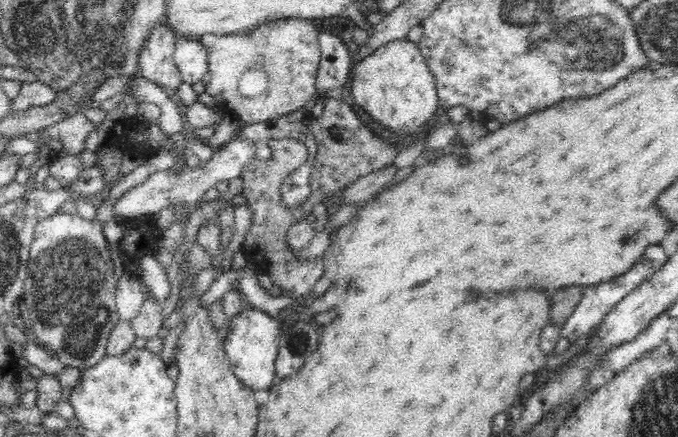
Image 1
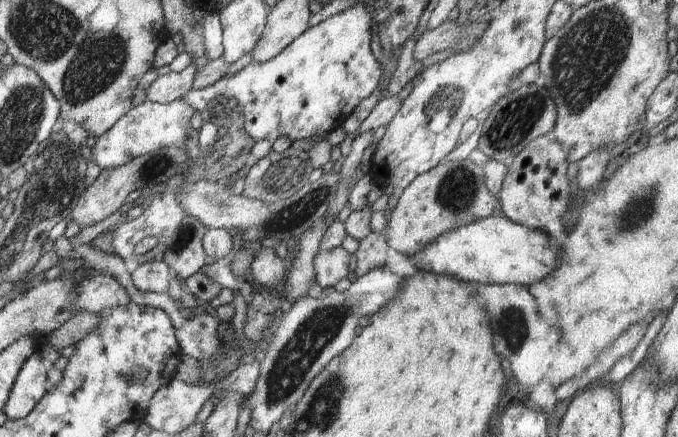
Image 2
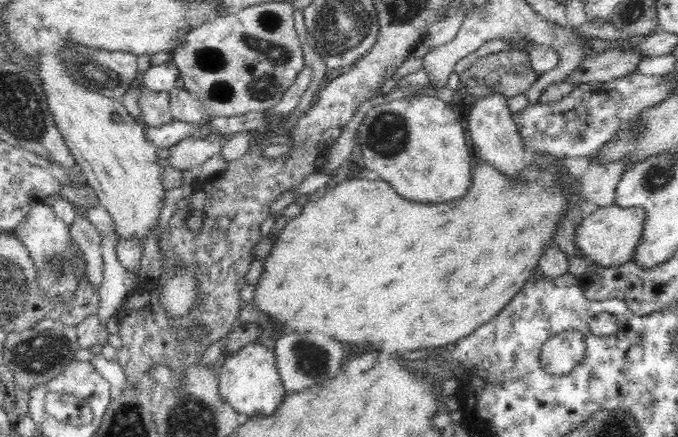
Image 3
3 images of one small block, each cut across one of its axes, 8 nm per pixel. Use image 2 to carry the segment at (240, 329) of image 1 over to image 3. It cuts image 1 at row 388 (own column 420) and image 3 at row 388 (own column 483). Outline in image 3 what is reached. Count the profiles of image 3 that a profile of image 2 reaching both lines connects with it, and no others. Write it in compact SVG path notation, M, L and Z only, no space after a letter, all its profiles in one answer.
M257 342L244 345L238 352L224 355L220 362L219 384L220 396L234 407L242 419L253 416L270 416L276 406L287 394L278 372L274 350Z

